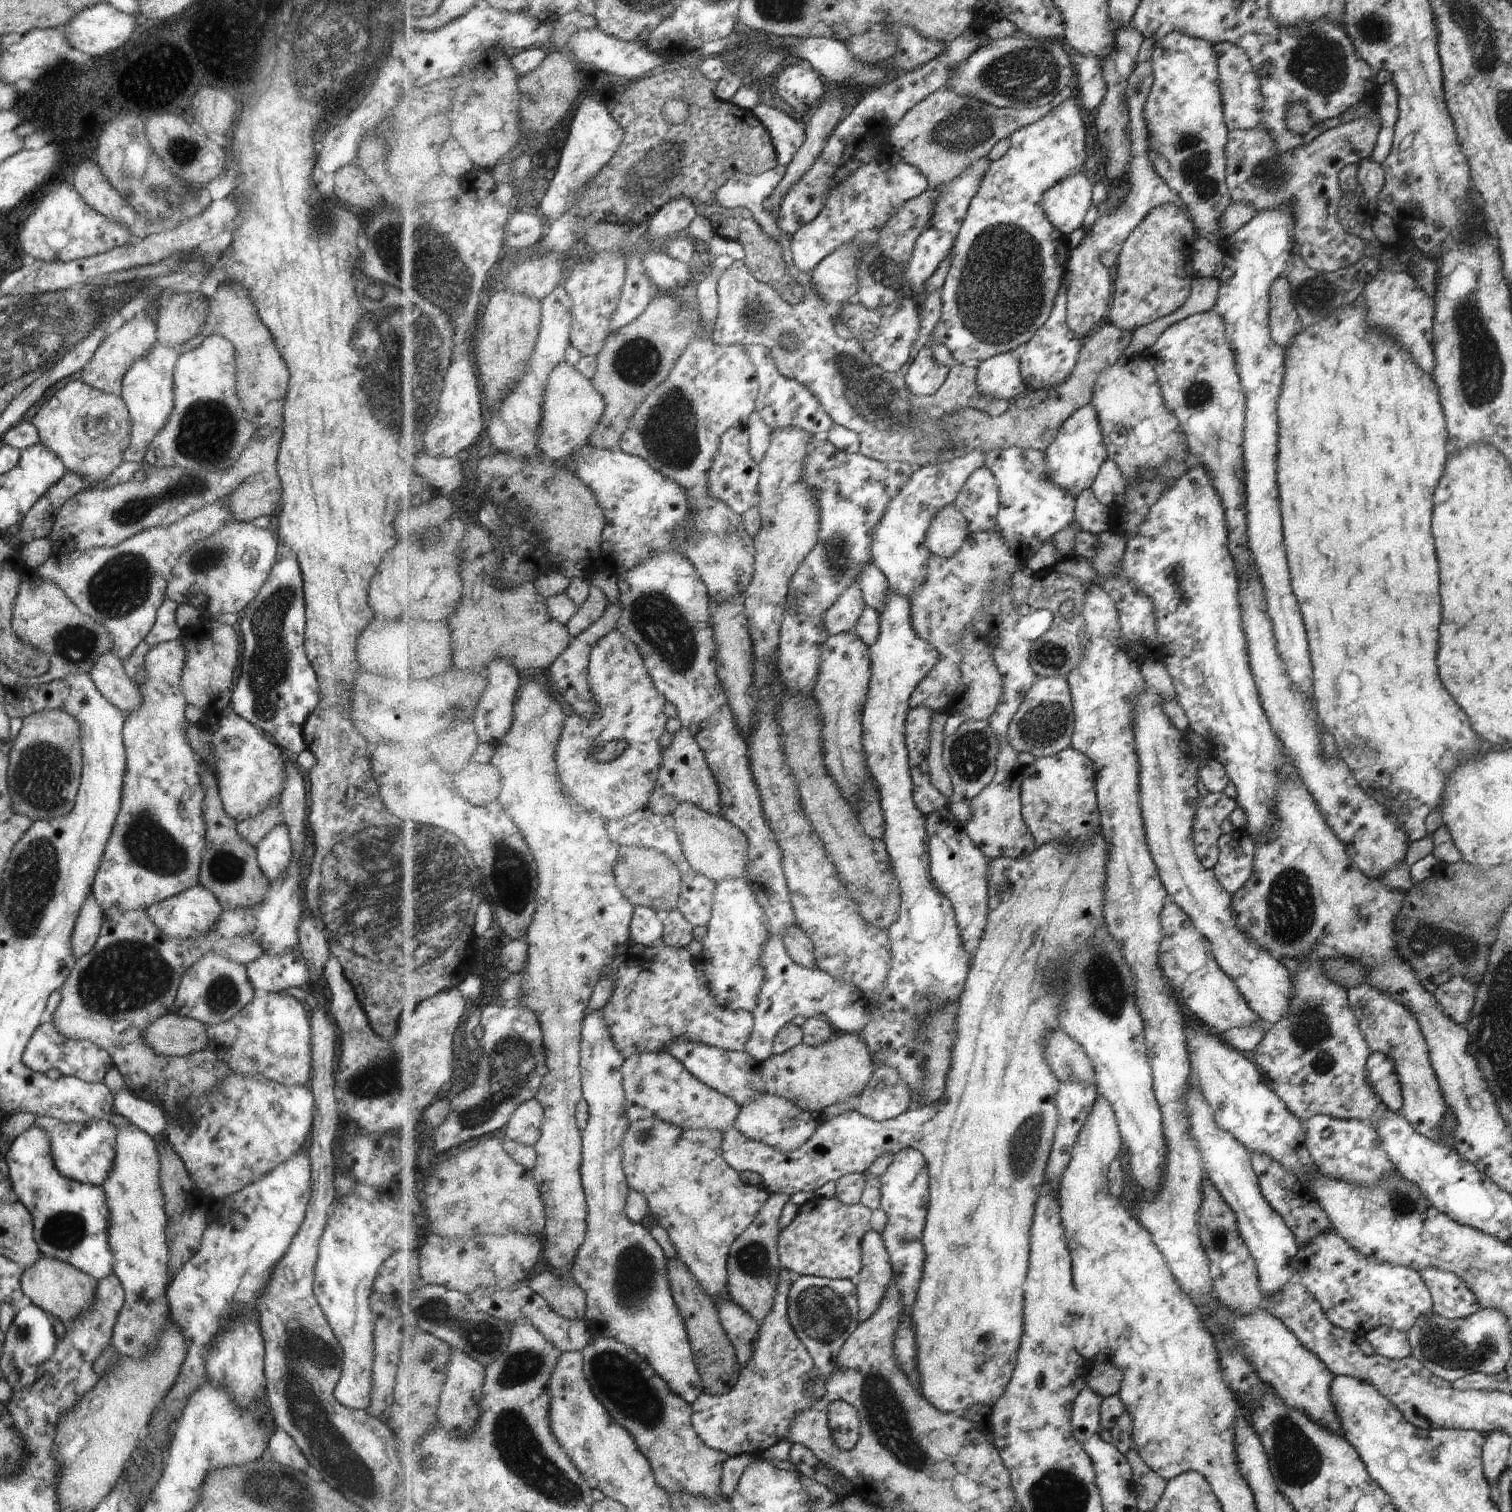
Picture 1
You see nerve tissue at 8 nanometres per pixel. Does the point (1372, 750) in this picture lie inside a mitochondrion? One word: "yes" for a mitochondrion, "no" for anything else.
yes

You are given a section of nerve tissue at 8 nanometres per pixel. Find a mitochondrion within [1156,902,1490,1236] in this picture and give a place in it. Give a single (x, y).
(1429, 939)

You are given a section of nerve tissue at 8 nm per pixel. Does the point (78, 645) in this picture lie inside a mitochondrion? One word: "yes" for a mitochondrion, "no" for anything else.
yes

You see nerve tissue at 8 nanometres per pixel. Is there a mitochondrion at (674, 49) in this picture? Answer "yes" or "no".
no

